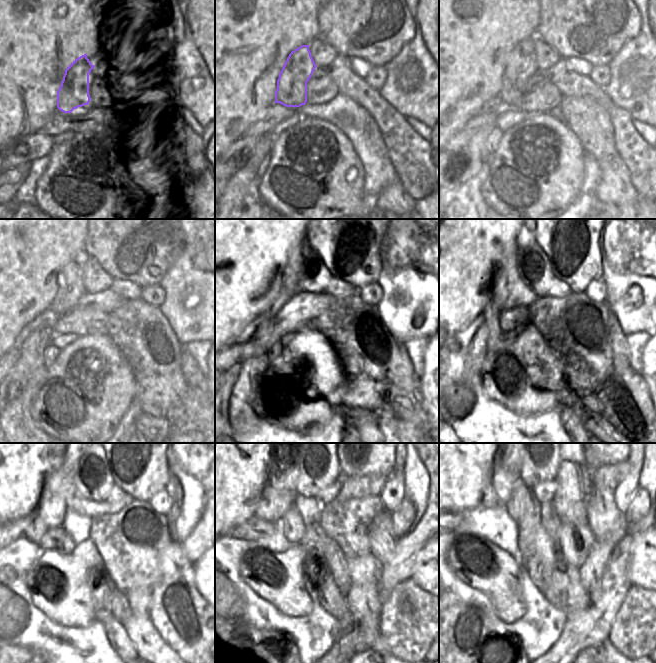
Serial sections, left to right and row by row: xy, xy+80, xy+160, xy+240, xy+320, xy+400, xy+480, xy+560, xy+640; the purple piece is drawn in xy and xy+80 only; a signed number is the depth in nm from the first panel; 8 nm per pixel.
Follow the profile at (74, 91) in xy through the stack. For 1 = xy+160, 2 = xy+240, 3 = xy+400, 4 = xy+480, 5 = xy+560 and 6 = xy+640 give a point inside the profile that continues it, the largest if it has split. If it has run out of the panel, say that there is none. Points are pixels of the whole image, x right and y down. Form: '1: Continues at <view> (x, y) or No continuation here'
1: Continues at xy+160 (521, 65)
2: Continues at xy+240 (70, 289)
3: Continues at xy+400 (524, 239)
4: No continuation here
5: No continuation here
6: No continuation here

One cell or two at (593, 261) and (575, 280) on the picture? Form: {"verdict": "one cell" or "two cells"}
{"verdict": "one cell"}

